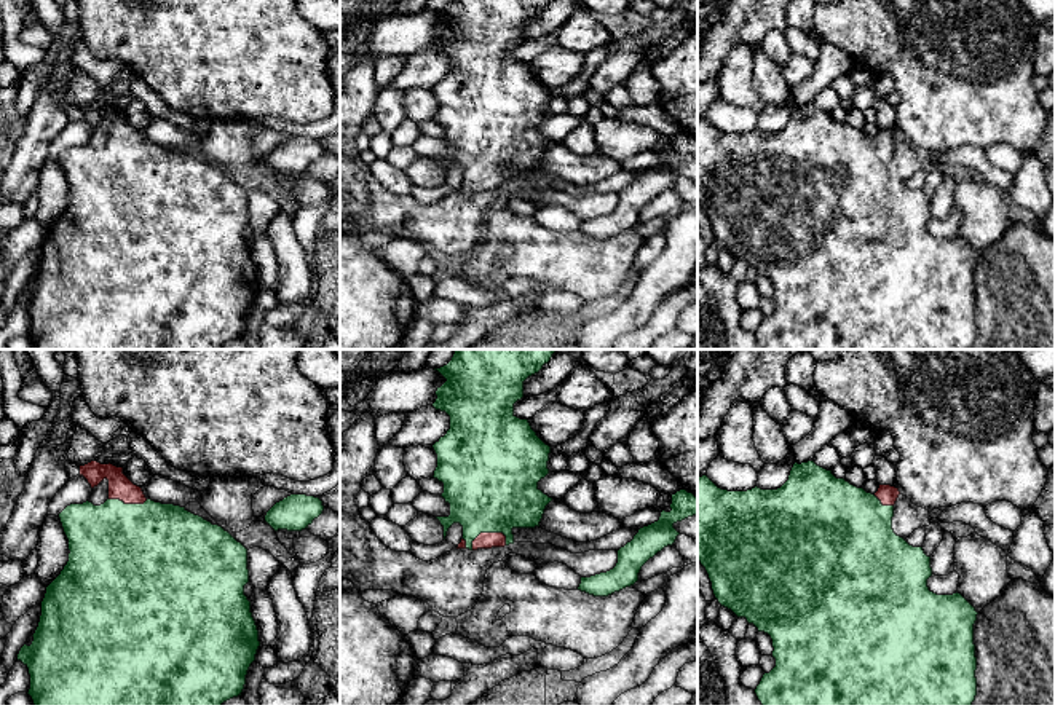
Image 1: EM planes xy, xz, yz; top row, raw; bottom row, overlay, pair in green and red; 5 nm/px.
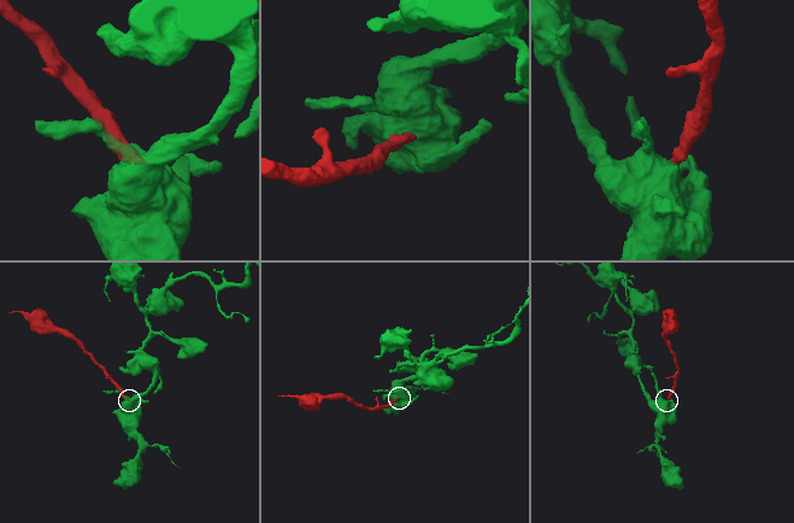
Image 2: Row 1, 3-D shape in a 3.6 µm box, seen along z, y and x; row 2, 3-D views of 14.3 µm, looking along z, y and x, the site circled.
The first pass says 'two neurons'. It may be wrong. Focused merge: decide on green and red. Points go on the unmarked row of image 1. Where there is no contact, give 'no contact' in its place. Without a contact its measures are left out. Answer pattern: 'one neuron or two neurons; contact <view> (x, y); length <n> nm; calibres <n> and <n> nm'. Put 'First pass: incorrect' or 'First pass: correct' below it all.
one neuron; contact xz (486, 174); length 200 nm; calibres 480 and 80 nm
First pass: incorrect

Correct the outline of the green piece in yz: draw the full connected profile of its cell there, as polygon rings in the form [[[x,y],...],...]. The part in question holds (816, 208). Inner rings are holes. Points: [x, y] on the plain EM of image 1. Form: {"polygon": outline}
{"polygon": [[[814,104],[795,105],[788,123],[777,132],[758,129],[747,134],[718,131],[707,118],[697,121],[697,203],[705,211],[718,246],[737,260],[745,260],[772,282],[776,309],[765,316],[755,337],[763,349],[970,349],[977,338],[977,300],[974,287],[975,250],[961,238],[937,238],[929,233],[931,199],[910,188],[892,172],[894,147],[900,134],[879,128],[875,137],[857,131]]]}

